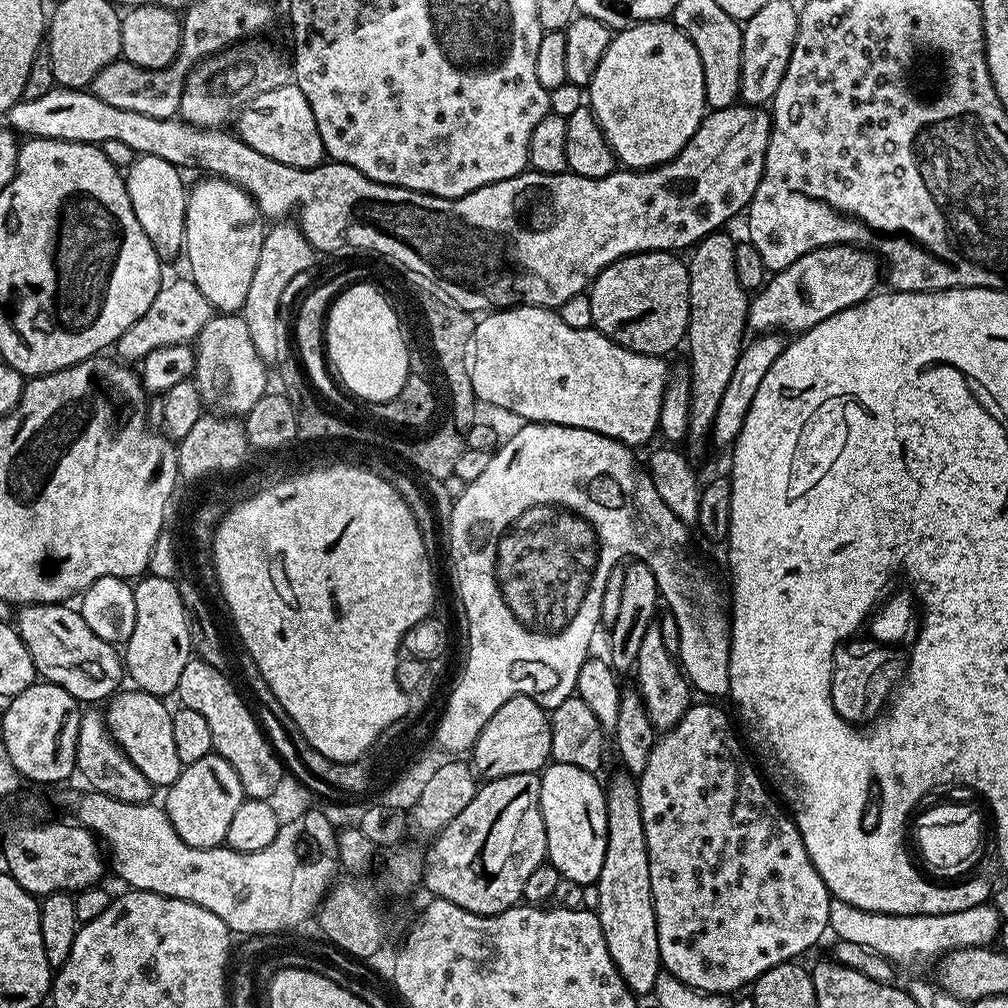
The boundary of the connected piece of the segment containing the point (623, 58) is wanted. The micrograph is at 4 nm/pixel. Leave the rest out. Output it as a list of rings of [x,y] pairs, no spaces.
[[[641,20],[613,35],[594,78],[586,86],[586,104],[592,109],[612,147],[617,161],[628,170],[651,170],[667,160],[673,160],[690,142],[694,130],[706,115],[706,90],[702,78],[702,58],[682,29],[668,20]]]

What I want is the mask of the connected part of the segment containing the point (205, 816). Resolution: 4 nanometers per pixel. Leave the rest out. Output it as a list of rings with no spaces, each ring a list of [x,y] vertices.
[[[215,754],[198,758],[198,762],[193,764],[183,765],[180,777],[171,784],[167,792],[168,797],[162,800],[162,807],[174,830],[178,830],[178,838],[182,838],[186,846],[195,848],[221,847],[228,839],[230,821],[246,798],[242,782],[238,782],[238,774],[234,774],[234,766],[230,766],[226,758]]]

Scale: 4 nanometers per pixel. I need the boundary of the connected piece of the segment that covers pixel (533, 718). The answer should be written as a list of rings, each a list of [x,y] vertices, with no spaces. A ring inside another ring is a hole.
[[[515,696],[510,698],[510,702],[502,702],[502,706],[498,706],[498,710],[494,710],[494,718],[490,718],[490,722],[486,722],[486,726],[482,726],[475,744],[470,749],[470,763],[477,777],[484,782],[506,778],[510,774],[539,773],[551,760],[549,713],[533,696]]]

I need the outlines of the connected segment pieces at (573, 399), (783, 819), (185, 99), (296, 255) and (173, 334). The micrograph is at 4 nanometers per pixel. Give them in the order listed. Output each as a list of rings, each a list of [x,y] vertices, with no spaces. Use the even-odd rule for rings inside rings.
[[[517,306],[514,308],[502,308],[493,310],[481,315],[476,322],[476,329],[468,343],[468,373],[470,374],[470,386],[474,386],[474,394],[481,405],[493,404],[496,408],[501,408],[504,412],[513,412],[516,416],[521,416],[521,421],[535,422],[537,424],[561,424],[571,428],[581,428],[582,430],[594,430],[603,436],[614,438],[620,444],[637,446],[644,444],[658,432],[660,422],[660,411],[662,410],[662,394],[670,375],[669,365],[658,356],[643,356],[640,352],[632,352],[620,344],[615,344],[610,338],[606,338],[595,327],[575,328],[566,326],[562,322],[559,311],[550,308],[529,308],[527,306]]]
[[[693,703],[682,714],[681,720],[657,739],[653,749],[650,750],[646,768],[638,777],[638,787],[642,806],[642,826],[646,830],[646,850],[650,862],[650,890],[658,926],[658,950],[663,971],[681,980],[687,988],[695,988],[697,992],[729,994],[728,992],[742,987],[743,984],[751,985],[766,970],[779,964],[795,961],[807,948],[814,947],[823,938],[824,932],[826,936],[829,931],[830,906],[834,897],[829,892],[826,882],[822,882],[818,870],[814,870],[814,862],[810,862],[810,854],[806,854],[806,846],[802,842],[802,834],[798,826],[792,821],[791,815],[778,803],[765,777],[750,759],[730,716],[730,721],[728,721],[727,714],[716,705],[719,703],[700,703],[704,704]]]
[[[252,38],[247,42],[237,42],[231,48],[199,60],[184,80],[179,119],[200,128],[224,128],[231,125],[240,109],[258,98],[258,94],[266,94],[266,90],[289,83],[290,64],[285,53],[283,56],[274,45],[262,41]]]
[[[276,222],[264,233],[262,254],[258,254],[258,266],[254,270],[254,278],[250,282],[250,290],[246,294],[246,302],[242,315],[246,327],[250,329],[250,338],[254,342],[254,350],[258,350],[258,358],[262,358],[265,366],[275,366],[278,362],[277,349],[281,344],[275,338],[282,290],[298,275],[311,269],[318,259],[312,243],[304,237],[299,223]]]
[[[184,276],[170,284],[165,283],[151,302],[150,307],[142,314],[142,318],[134,322],[130,329],[126,330],[114,348],[117,355],[126,362],[138,362],[143,360],[146,354],[152,350],[160,349],[168,345],[189,345],[206,322],[212,320],[214,309],[204,294],[197,288],[189,277]]]

